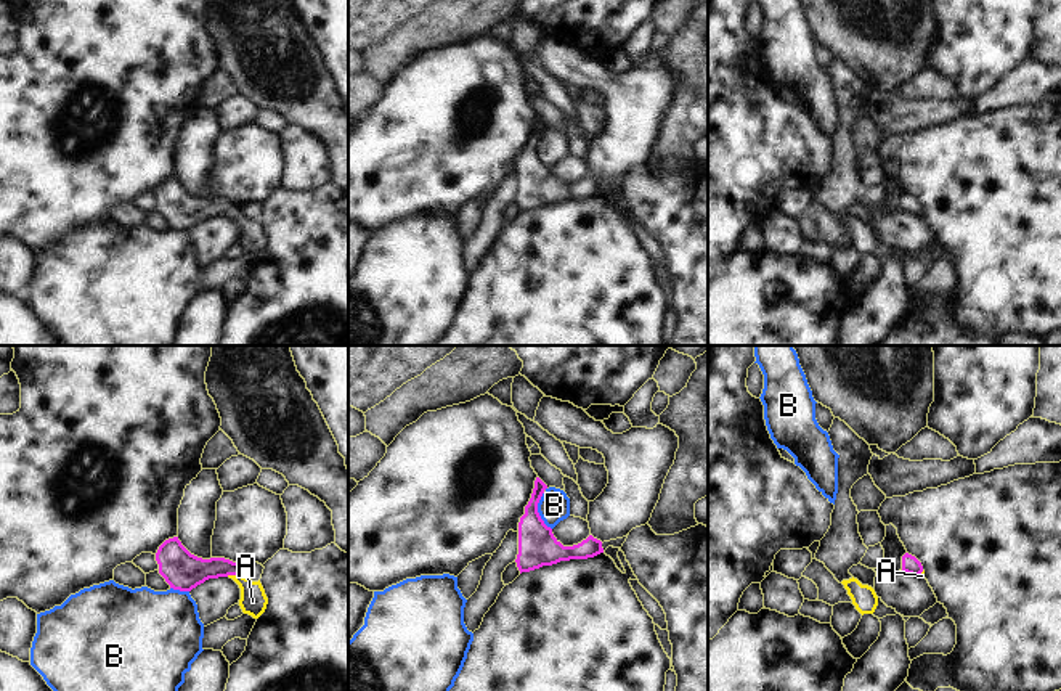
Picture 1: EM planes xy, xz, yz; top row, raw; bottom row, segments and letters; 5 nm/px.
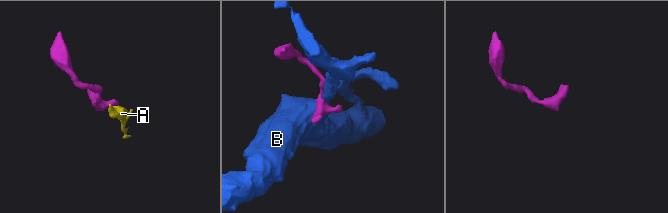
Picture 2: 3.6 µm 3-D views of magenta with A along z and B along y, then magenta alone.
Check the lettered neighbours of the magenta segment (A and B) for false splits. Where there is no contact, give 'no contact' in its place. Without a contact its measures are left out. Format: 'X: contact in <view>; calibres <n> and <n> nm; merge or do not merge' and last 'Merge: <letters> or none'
A: contact in xy; calibres 190 and 130 nm; merge
B: contact in xz; calibres 200 and 160 nm; do not merge
Merge: A

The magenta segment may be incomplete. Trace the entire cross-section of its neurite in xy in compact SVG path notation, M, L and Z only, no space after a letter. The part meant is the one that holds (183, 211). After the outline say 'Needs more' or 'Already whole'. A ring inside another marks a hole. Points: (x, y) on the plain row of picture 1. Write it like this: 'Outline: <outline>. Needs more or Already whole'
Outline: M178 177L165 180L157 193L159 214L173 230L191 231L209 219L230 217L241 228L239 246L244 254L258 259L268 244L265 230L258 222L242 215L242 204L225 198L202 199L191 194Z. Needs more.

